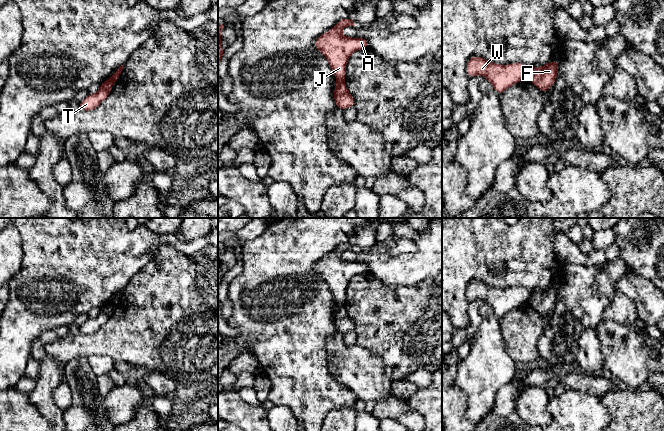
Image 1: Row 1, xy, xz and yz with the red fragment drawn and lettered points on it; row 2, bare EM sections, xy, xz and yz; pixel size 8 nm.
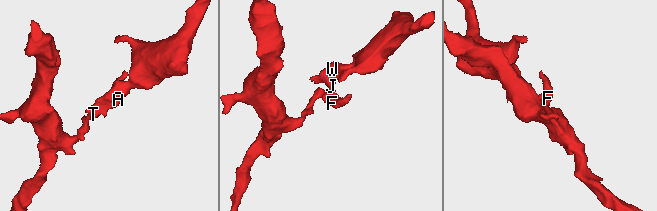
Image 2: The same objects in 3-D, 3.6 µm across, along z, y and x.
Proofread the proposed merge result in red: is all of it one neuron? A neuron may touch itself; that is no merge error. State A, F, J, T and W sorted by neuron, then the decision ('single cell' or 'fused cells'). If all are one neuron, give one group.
A J W / F T; fused cells

